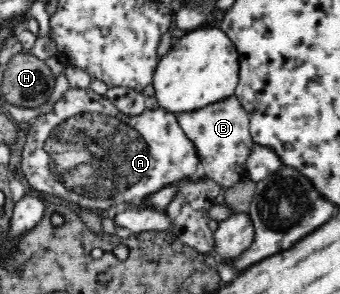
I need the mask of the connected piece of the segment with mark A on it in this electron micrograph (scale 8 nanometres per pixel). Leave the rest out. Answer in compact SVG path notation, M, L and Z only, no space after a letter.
M89 87L86 89L69 88L53 105L51 112L41 114L32 120L32 125L28 129L27 134L22 134L22 138L25 140L25 146L22 151L22 168L24 177L30 183L30 187L35 192L39 191L40 193L46 193L46 195L52 195L52 197L66 199L66 203L76 203L81 209L90 209L92 207L94 209L108 209L112 205L123 208L125 205L142 200L170 185L178 185L183 180L198 176L202 172L201 157L199 156L197 147L186 135L186 132L183 131L177 114L172 114L164 108L159 107L153 110L146 109L139 116L127 116L118 109L117 105L114 105L113 101L110 101L107 95L99 95Z

